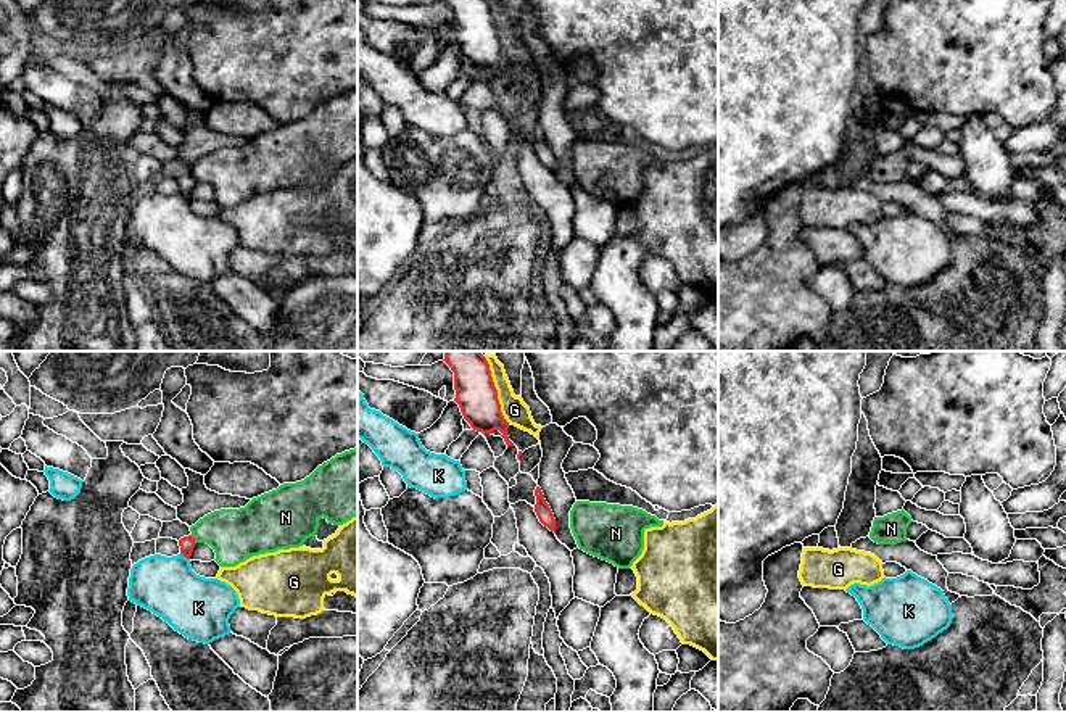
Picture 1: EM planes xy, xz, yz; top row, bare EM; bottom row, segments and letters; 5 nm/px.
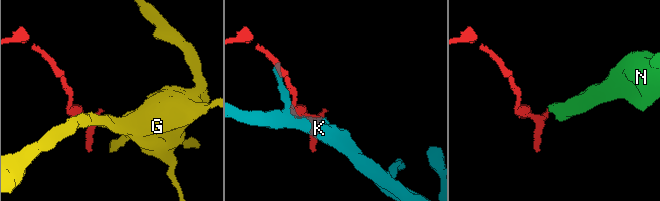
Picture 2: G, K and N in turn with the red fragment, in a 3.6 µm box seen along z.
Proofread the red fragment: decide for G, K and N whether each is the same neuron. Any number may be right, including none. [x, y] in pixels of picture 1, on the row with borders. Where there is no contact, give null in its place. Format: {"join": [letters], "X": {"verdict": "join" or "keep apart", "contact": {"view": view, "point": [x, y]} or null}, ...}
{"join": [], "G": {"verdict": "keep apart", "contact": {"view": "xz", "point": [495, 387]}}, "K": {"verdict": "keep apart", "contact": {"view": "xy", "point": [185, 556]}}, "N": {"verdict": "keep apart", "contact": {"view": "xy", "point": [194, 538]}}}

